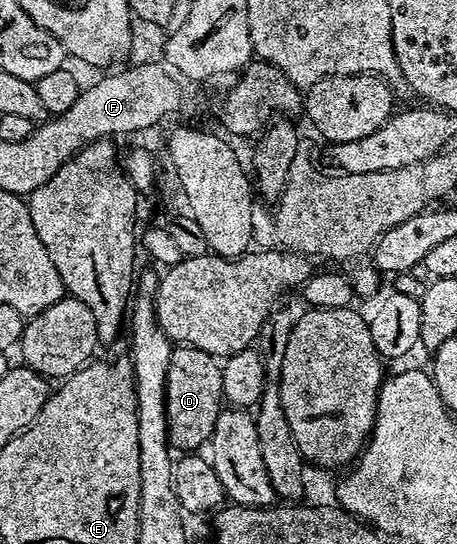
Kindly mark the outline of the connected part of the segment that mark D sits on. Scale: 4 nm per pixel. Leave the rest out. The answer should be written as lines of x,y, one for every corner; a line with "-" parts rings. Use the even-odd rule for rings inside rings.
173,347
166,370
164,410
168,419
168,443
173,449
200,450
205,447
222,410
222,374
217,357
197,348

